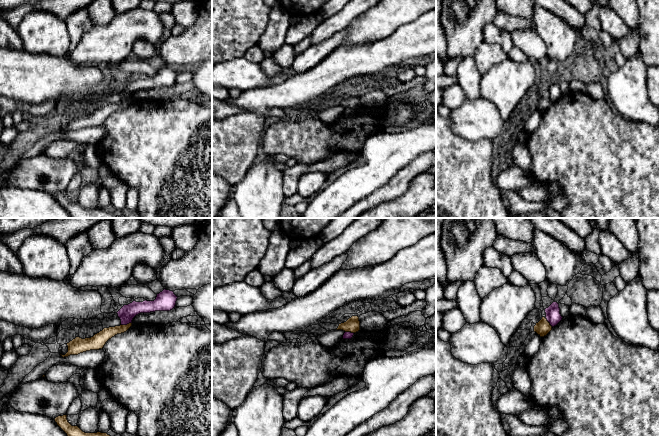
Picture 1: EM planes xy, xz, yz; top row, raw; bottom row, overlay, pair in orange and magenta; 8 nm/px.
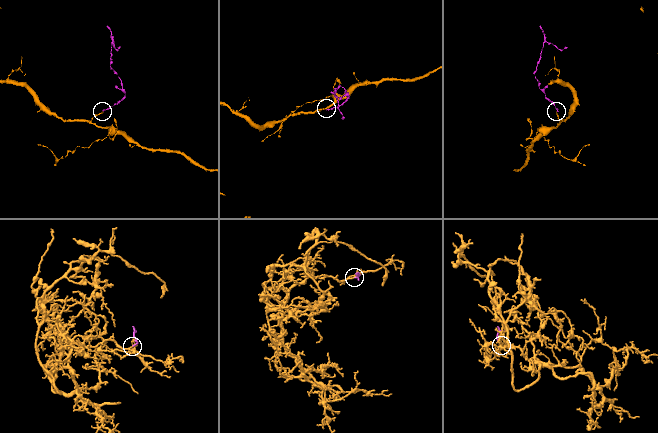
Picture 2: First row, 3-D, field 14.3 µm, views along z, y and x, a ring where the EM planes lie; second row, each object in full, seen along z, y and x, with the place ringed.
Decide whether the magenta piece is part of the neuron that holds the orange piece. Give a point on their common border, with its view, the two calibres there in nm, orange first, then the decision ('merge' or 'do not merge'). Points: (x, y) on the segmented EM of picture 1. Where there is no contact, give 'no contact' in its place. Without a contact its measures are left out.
contact xy (127, 324); calibres 110 and 130 nm; do not merge

